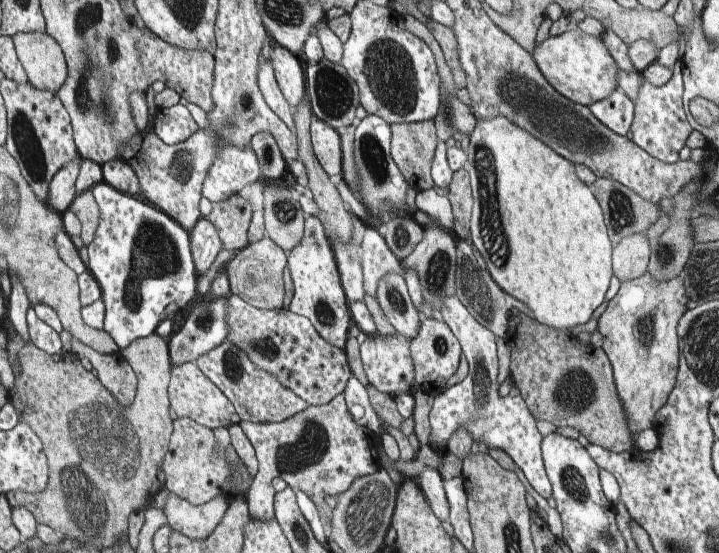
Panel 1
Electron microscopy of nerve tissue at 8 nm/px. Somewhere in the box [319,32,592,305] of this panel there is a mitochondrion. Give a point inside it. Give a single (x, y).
(391, 80)

